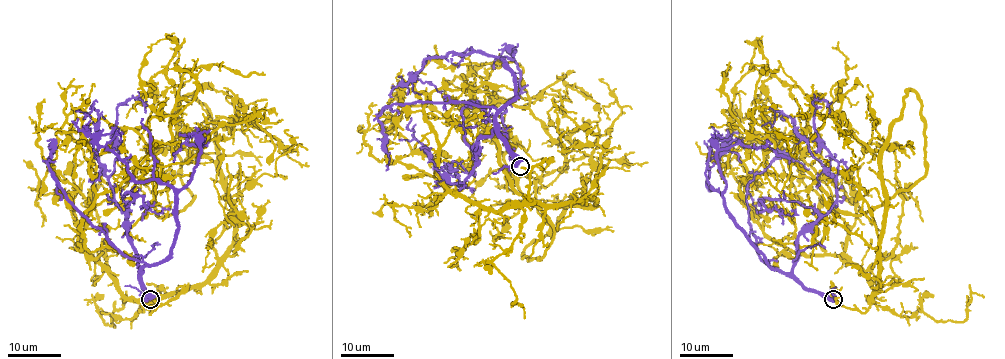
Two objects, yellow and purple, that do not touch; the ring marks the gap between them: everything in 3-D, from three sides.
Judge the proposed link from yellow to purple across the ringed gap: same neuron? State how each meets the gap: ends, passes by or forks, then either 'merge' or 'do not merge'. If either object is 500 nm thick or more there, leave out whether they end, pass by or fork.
yellow ends; purple passes by; do not merge

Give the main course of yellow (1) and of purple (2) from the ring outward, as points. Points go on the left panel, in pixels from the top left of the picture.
1: (151, 299), (150, 314), (77, 250), (101, 193), (158, 146), (201, 148), (253, 109), (274, 146), (269, 165)
2: (149, 298), (142, 269), (171, 251), (175, 192), (156, 180), (137, 181), (97, 139), (116, 131), (120, 141)

